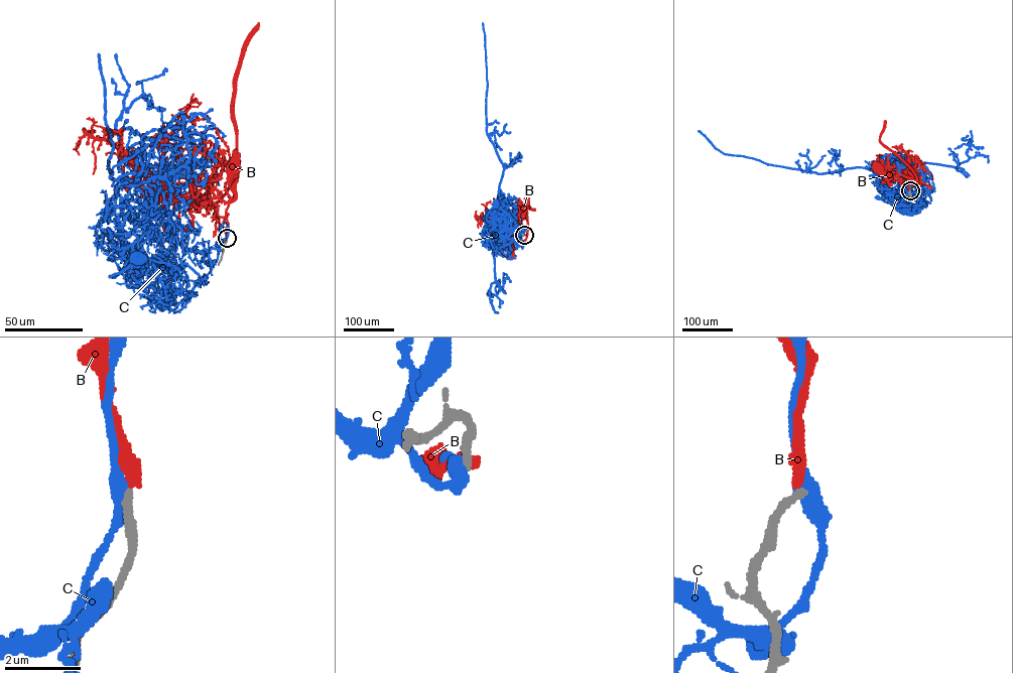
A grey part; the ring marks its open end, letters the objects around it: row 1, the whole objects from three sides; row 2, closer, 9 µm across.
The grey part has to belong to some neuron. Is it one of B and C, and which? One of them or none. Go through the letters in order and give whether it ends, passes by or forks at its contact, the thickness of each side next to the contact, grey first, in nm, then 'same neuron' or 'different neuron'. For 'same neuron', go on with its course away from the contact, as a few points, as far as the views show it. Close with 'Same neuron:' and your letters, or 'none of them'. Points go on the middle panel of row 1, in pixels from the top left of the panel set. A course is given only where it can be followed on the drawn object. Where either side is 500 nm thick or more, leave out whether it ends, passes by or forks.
B: it ends | 220/300 nm | different neuron
C: it passes by | 220/400 nm | different neuron
Same neuron: none of them

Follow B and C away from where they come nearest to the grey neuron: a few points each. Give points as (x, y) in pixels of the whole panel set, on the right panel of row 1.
B: (910, 190), (908, 177), (896, 174), (885, 178), (875, 167)
C: (910, 190), (906, 194), (891, 194), (886, 183), (892, 180), (903, 181), (898, 203), (890, 204), (877, 197)

